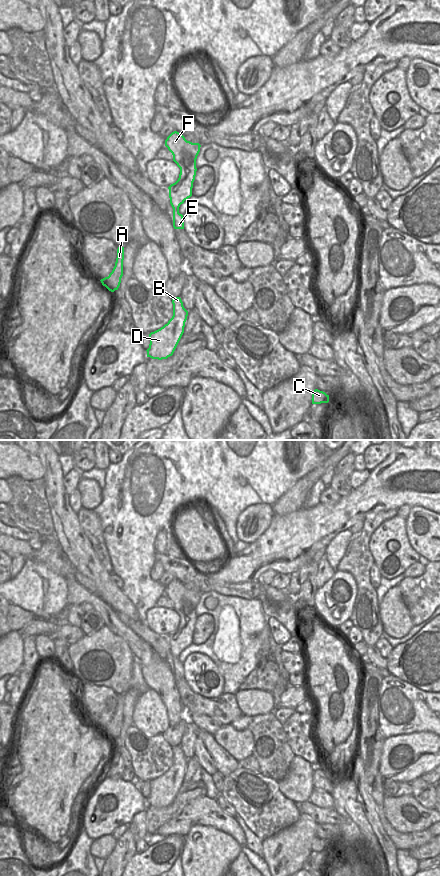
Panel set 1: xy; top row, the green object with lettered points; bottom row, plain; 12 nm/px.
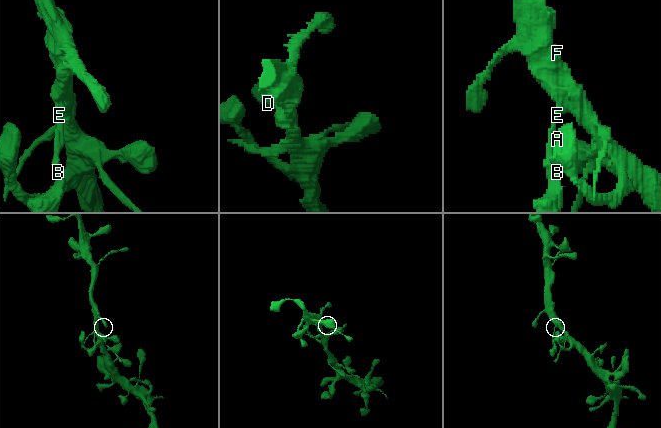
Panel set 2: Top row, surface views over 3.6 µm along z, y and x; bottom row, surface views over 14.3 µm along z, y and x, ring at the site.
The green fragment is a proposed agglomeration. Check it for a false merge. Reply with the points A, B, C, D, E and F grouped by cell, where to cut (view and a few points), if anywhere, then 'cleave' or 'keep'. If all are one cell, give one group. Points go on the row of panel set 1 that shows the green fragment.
A B C D E F | no cut | keep

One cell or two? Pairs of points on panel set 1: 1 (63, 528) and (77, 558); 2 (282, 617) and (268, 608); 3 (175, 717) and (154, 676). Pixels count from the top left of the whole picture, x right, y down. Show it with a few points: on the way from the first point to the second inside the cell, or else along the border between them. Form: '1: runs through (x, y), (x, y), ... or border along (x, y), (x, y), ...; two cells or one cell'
1: runs through (70, 535), (77, 551); one cell
2: runs through (279, 615), (271, 611); one cell
3: runs through (174, 707), (164, 686); one cell

